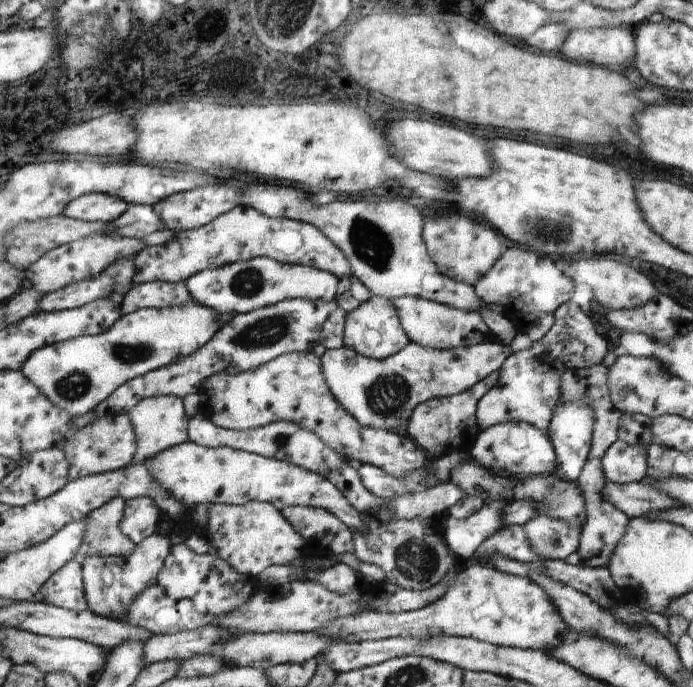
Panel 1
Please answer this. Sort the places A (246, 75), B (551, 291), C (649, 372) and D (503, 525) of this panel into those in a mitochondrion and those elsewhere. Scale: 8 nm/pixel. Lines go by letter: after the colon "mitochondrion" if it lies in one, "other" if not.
A: other
B: other
C: mitochondrion
D: other

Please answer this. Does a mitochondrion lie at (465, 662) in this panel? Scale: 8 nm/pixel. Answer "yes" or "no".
no

